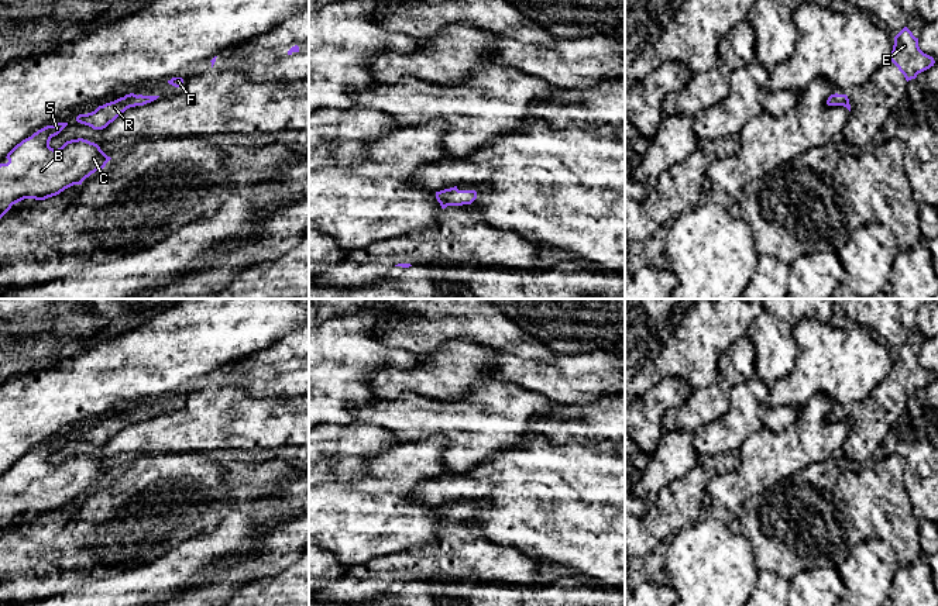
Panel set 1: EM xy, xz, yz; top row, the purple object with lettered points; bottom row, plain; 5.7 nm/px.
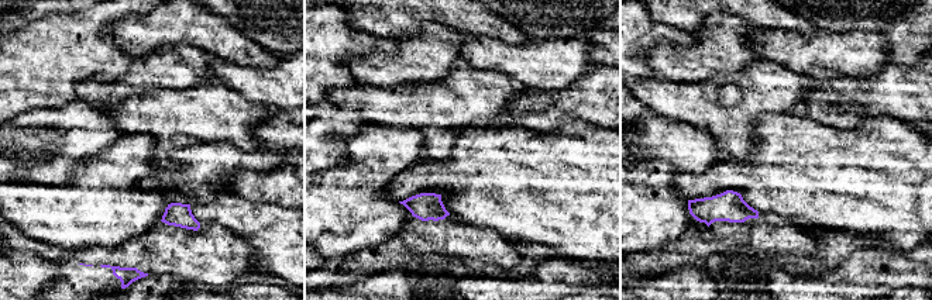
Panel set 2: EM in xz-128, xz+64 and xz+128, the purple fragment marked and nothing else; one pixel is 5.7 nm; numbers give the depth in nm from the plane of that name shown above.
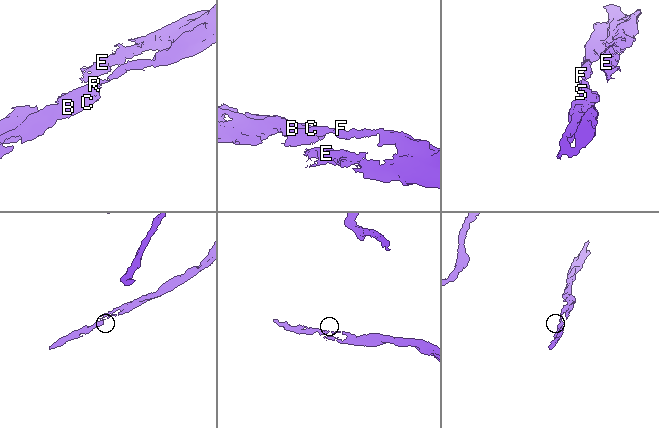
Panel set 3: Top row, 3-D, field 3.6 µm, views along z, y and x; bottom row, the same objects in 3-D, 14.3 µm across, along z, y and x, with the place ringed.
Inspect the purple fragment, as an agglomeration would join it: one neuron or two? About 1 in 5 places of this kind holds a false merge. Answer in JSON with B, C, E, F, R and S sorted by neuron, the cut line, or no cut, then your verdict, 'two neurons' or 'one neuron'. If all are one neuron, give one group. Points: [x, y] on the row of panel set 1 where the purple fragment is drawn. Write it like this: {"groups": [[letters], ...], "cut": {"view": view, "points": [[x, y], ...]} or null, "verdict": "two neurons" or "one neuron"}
{"groups": [["B", "C", "E", "F", "R", "S"]], "cut": null, "verdict": "one neuron"}

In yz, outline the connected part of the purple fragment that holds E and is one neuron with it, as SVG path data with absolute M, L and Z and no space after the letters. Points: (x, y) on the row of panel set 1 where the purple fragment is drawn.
M907 27L894 37L889 61L899 68L907 82L915 79L918 73L930 69L935 63L932 56L920 49L918 38Z

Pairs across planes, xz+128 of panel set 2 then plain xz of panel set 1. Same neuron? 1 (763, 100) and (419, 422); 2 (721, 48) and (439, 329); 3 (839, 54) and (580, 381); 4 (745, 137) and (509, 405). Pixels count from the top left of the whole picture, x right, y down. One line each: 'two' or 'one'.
1: one
2: two
3: one
4: one

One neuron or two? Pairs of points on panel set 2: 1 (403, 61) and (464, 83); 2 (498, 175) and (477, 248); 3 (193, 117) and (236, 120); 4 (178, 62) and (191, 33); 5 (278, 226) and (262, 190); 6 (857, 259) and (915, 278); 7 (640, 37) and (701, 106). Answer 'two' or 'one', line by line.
1: two
2: two
3: one
4: two
5: two
6: one
7: two

